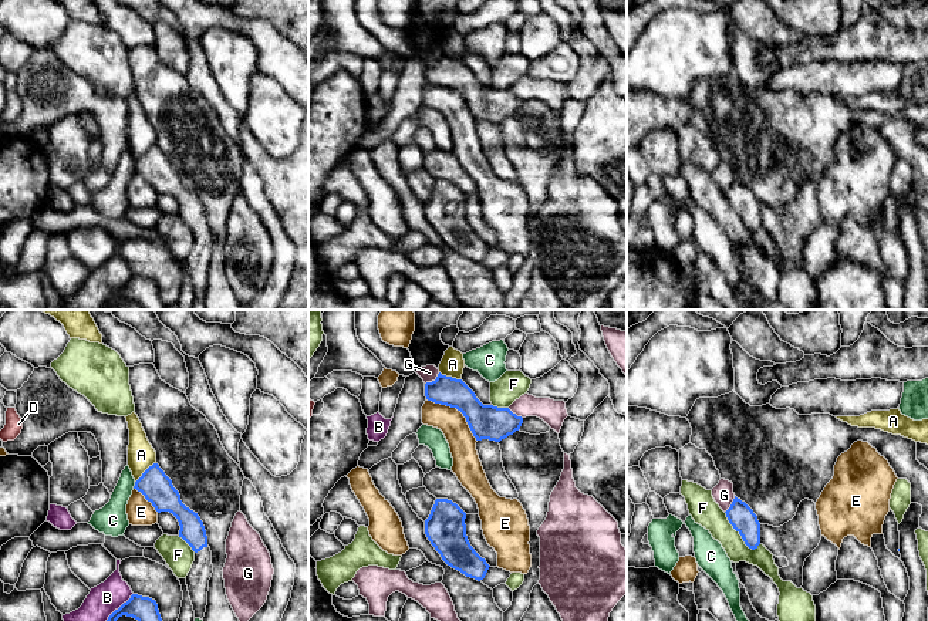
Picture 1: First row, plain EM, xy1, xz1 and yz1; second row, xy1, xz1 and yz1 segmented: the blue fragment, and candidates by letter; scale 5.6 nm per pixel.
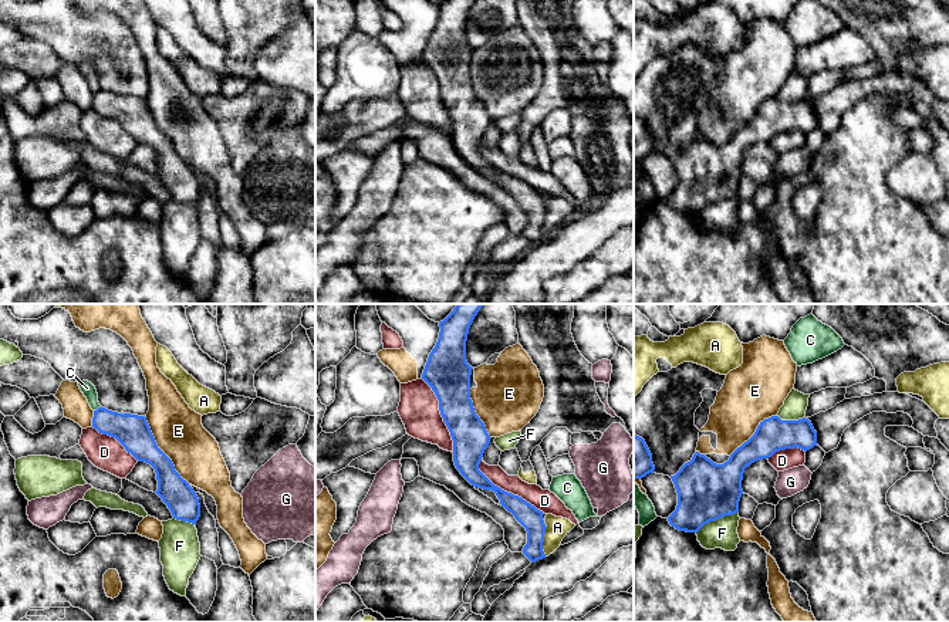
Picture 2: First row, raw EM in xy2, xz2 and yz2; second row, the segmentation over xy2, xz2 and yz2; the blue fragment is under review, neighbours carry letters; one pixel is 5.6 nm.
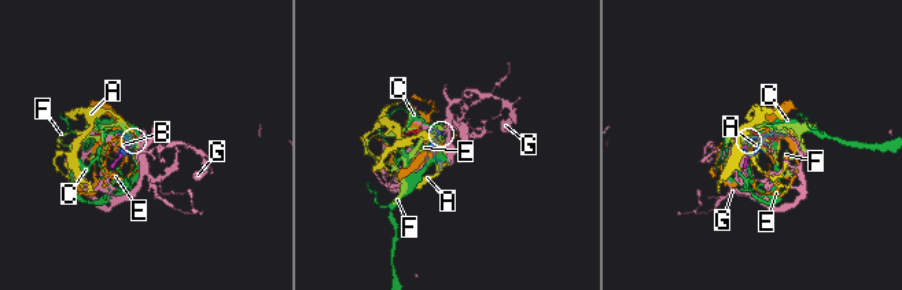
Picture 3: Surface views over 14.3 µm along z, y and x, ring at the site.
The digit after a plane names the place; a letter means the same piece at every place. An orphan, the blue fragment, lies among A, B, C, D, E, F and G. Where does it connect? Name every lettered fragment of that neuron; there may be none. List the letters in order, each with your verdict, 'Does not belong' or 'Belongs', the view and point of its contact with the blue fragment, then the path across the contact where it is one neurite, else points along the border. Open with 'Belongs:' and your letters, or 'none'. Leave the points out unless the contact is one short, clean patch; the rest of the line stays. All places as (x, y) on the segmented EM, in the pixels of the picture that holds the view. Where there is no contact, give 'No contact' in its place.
Belongs: none
A: Does not belong. Touches blue at xz2 (543, 541)
B: Does not belong. Touches blue at xy1 (121, 606)
C: Does not belong. Touches blue at xy1 (135, 485)
D: Does not belong. Touches blue at xz2 (506, 492)
E: Does not belong. Touches blue at xy2 (161, 450)
F: Does not belong. Touches blue at yz1 (739, 533)
G: Does not belong. Touches blue at xz1 (432, 381)

